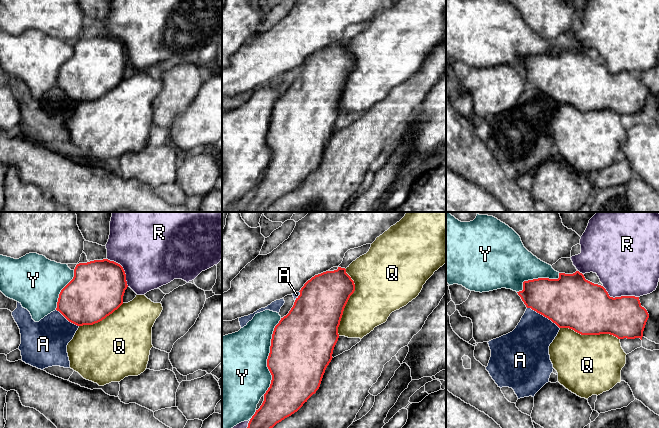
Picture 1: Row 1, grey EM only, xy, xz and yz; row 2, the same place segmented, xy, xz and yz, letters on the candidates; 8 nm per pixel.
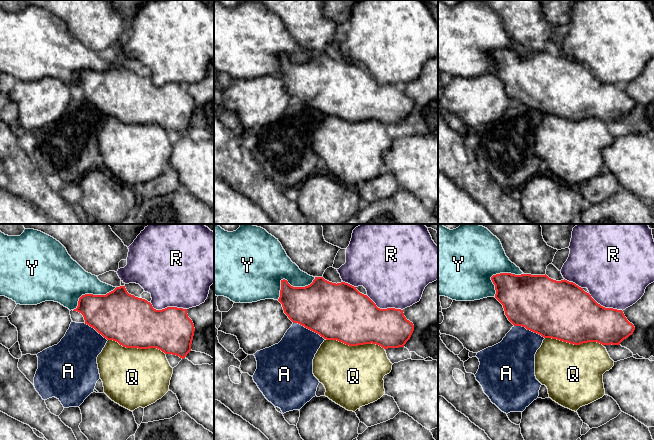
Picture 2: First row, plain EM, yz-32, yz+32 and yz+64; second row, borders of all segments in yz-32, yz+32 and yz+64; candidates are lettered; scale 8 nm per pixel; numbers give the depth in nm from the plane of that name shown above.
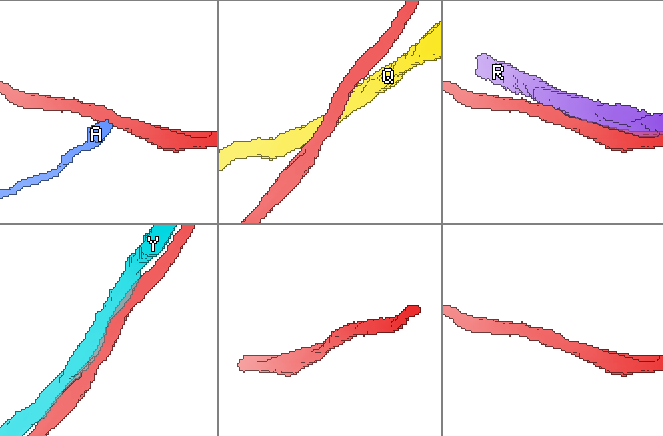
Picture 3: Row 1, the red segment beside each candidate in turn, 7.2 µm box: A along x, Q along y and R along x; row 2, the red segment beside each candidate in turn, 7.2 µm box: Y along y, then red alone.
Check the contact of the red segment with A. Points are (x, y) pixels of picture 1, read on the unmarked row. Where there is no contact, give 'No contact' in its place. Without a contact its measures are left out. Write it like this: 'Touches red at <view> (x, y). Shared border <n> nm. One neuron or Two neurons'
Touches red at yz (543, 91). Shared border 320 nm. Two neurons

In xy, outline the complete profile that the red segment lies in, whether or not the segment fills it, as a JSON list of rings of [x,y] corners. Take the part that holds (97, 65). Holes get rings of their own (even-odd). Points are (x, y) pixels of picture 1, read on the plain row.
[[[108,35],[79,39],[74,45],[73,55],[59,70],[56,86],[77,102],[93,101],[123,80],[127,63],[126,50],[120,40]]]

